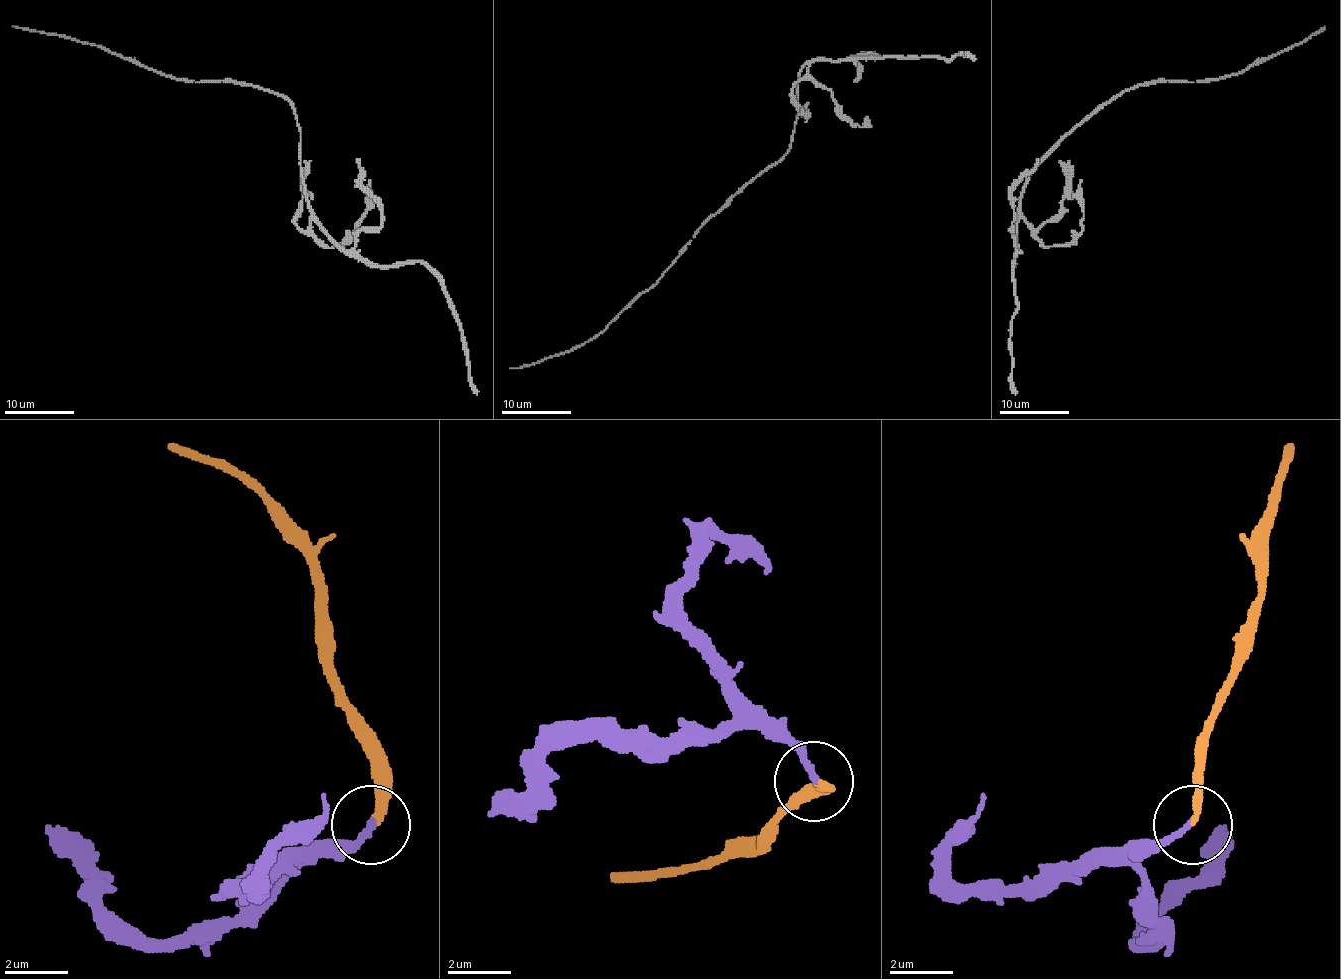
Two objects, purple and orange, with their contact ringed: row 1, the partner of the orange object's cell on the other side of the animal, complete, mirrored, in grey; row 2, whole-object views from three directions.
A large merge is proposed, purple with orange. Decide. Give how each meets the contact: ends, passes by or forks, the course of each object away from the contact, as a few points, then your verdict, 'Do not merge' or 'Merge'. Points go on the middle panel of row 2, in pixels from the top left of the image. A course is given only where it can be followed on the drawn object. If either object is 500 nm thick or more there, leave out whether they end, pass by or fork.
At the ring purple ends. At the ring orange ends. Course of purple: (815, 783), (752, 727), (649, 735), (577, 735), (490, 815). Course of orange: (815, 783), (776, 823), (760, 846), (680, 870), (609, 878). Merge

